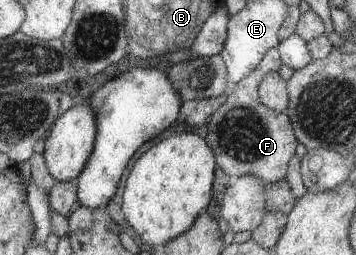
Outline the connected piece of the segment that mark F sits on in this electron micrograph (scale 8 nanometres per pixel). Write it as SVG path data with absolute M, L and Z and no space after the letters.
M277 47L268 50L257 68L233 86L233 92L209 118L207 142L215 151L219 168L232 179L255 174L264 183L274 183L286 178L289 161L297 148L294 125L286 112L271 110L258 94L266 74L281 67L281 58Z

